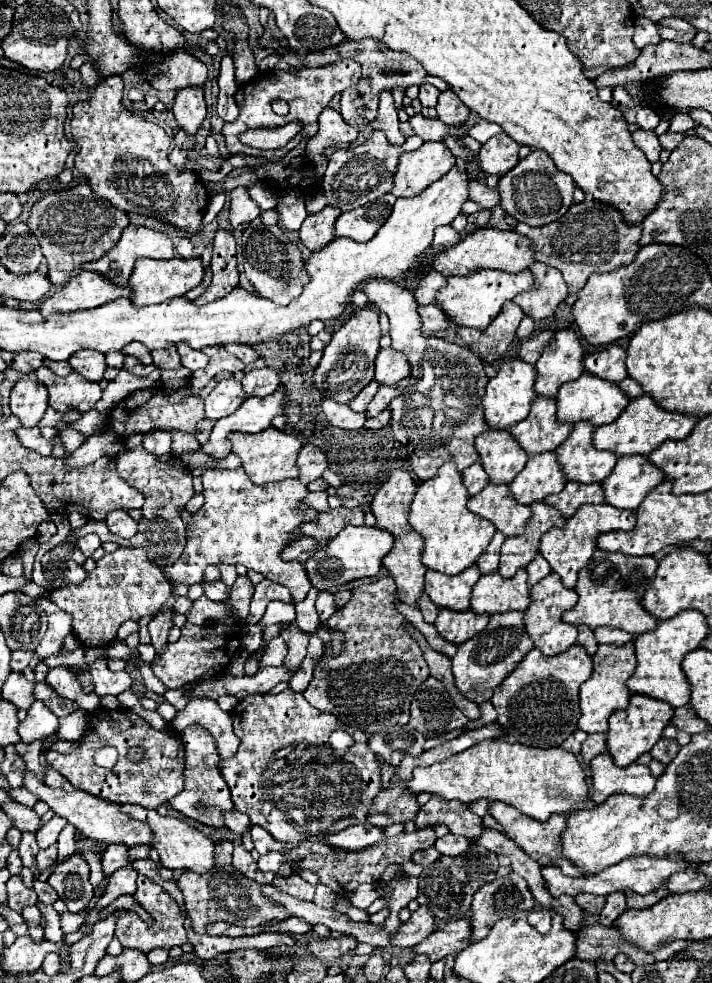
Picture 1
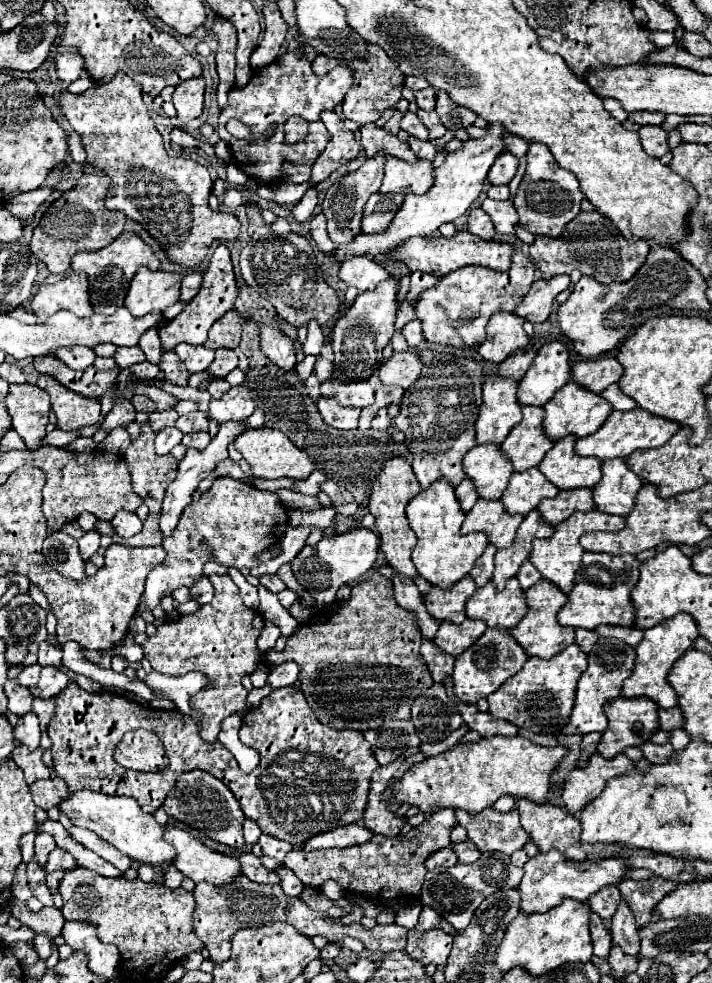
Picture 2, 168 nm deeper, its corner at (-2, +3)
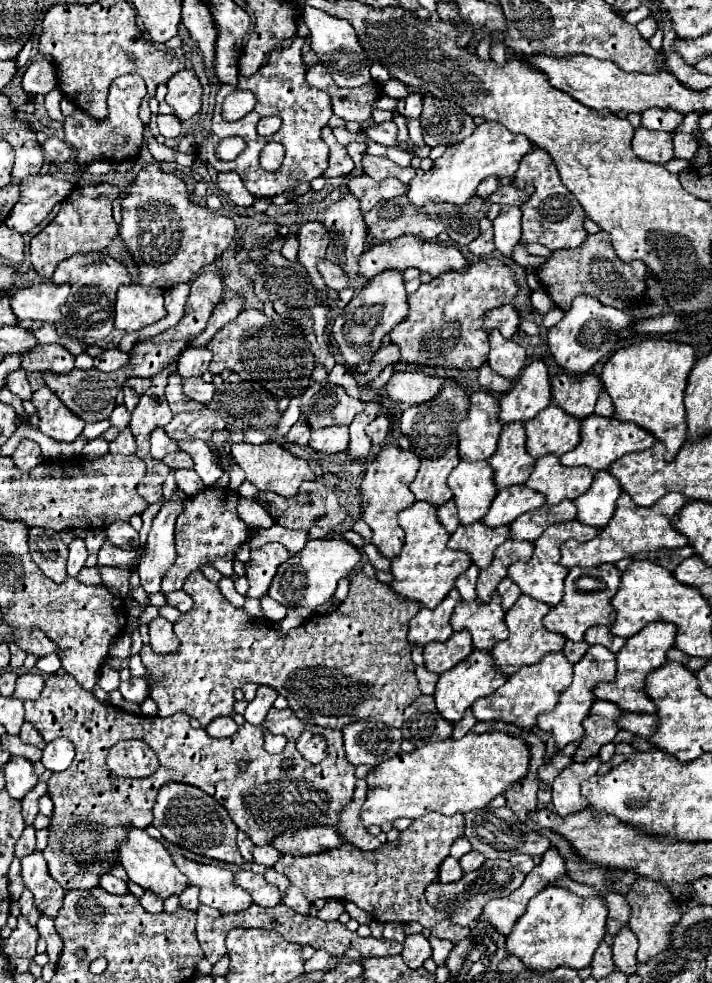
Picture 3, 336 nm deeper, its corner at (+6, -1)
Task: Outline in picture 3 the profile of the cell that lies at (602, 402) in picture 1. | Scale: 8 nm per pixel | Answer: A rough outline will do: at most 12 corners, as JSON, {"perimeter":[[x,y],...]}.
{"perimeter":[[548,405],[524,425],[526,451],[560,457],[580,441],[580,419]]}

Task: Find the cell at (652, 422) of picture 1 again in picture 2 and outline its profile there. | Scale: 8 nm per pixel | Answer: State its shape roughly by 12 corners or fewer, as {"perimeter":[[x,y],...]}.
{"perimeter":[[640,407],[614,411],[576,453],[626,459],[662,447],[676,421]]}

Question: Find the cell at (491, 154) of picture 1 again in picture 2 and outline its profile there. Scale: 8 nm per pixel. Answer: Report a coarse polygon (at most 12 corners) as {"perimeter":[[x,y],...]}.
{"perimeter":[[500,153],[488,171],[492,185],[506,185],[512,181],[518,157]]}

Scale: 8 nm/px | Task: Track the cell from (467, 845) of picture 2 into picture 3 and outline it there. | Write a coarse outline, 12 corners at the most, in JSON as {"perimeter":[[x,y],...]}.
{"perimeter":[[470,851],[460,859],[464,873],[480,869],[486,857]]}

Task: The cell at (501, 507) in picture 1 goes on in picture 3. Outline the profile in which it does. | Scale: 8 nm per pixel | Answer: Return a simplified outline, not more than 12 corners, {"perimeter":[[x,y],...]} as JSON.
{"perimeter":[[482,521],[458,527],[448,549],[470,555],[478,569],[492,563],[494,549],[508,539],[508,527]]}

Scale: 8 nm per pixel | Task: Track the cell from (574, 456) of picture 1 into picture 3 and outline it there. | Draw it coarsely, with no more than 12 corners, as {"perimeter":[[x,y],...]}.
{"perimeter":[[558,457],[536,459],[526,485],[546,505],[576,499],[594,473],[562,467]]}

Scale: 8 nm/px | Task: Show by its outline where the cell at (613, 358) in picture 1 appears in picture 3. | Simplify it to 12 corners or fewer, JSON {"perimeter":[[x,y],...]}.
{"perimeter":[[556,375],[552,401],[586,419],[602,383],[596,375]]}

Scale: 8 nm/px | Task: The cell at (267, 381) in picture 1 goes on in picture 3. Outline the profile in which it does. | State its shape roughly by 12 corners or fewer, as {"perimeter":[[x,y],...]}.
{"perimeter":[[204,405],[174,415],[164,431],[174,441],[208,441],[226,421]]}

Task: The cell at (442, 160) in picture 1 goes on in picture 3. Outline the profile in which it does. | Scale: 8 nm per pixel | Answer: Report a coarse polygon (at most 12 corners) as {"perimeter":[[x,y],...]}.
{"perimeter":[[350,179],[346,189],[360,201],[362,213],[378,201],[408,191],[398,179]]}

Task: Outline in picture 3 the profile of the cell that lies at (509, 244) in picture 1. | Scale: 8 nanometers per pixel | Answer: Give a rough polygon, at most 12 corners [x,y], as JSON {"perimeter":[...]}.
{"perimeter":[[416,235],[364,251],[358,273],[418,267],[432,277],[462,271],[458,247]]}

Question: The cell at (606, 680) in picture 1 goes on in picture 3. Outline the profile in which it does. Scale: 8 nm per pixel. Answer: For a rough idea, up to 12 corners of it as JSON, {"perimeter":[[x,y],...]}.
{"perimeter":[[592,645],[556,707],[536,719],[556,749],[578,741],[592,689],[614,681],[616,655]]}

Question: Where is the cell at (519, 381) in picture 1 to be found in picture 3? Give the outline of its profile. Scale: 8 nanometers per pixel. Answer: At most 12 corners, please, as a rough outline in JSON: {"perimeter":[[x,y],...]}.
{"perimeter":[[488,391],[470,395],[458,425],[462,461],[496,451],[502,423]]}

